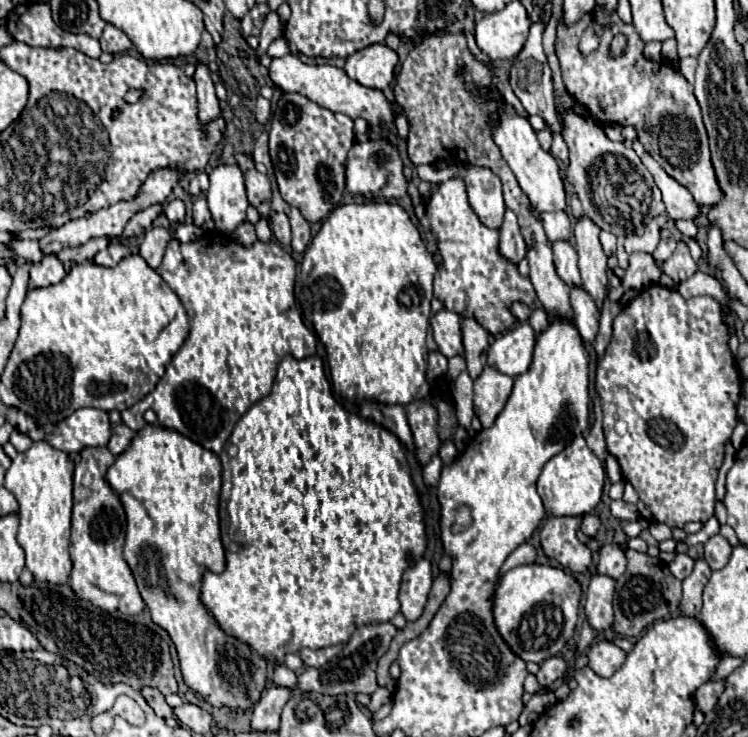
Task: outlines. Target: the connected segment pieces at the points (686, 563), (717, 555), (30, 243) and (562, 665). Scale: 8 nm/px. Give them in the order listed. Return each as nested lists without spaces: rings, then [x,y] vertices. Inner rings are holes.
[[[677,554],[675,560],[669,564],[669,570],[677,580],[685,580],[693,572],[693,560],[687,554]]]
[[[713,536],[709,538],[709,542],[705,544],[705,558],[711,566],[711,570],[721,570],[727,562],[729,562],[729,556],[731,556],[731,544],[723,538],[723,536]]]
[[[15,240],[11,244],[7,244],[9,248],[13,248],[21,258],[25,260],[31,260],[31,262],[37,262],[43,258],[41,250],[39,250],[39,242],[37,240]]]
[[[549,658],[543,664],[539,664],[539,672],[537,672],[537,680],[541,686],[549,686],[553,684],[557,678],[563,678],[567,670],[567,662],[563,658]]]

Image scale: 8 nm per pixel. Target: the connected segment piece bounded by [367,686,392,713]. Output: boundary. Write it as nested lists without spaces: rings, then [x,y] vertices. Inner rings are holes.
[[[379,686],[371,696],[371,701],[367,706],[368,710],[372,713],[377,712],[383,704],[391,701],[388,698],[392,698],[392,694],[387,688]]]

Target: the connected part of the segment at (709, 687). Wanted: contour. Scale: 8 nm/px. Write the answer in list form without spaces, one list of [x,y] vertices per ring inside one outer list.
[[[715,680],[715,682],[705,682],[697,692],[695,692],[695,700],[697,700],[697,708],[701,712],[711,712],[721,696],[721,692],[725,692],[725,680]]]

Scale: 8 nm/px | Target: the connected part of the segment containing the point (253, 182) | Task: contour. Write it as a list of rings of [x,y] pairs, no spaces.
[[[247,170],[245,172],[245,186],[247,186],[247,198],[251,206],[259,206],[261,202],[271,200],[271,184],[267,174],[261,174],[257,170]]]

